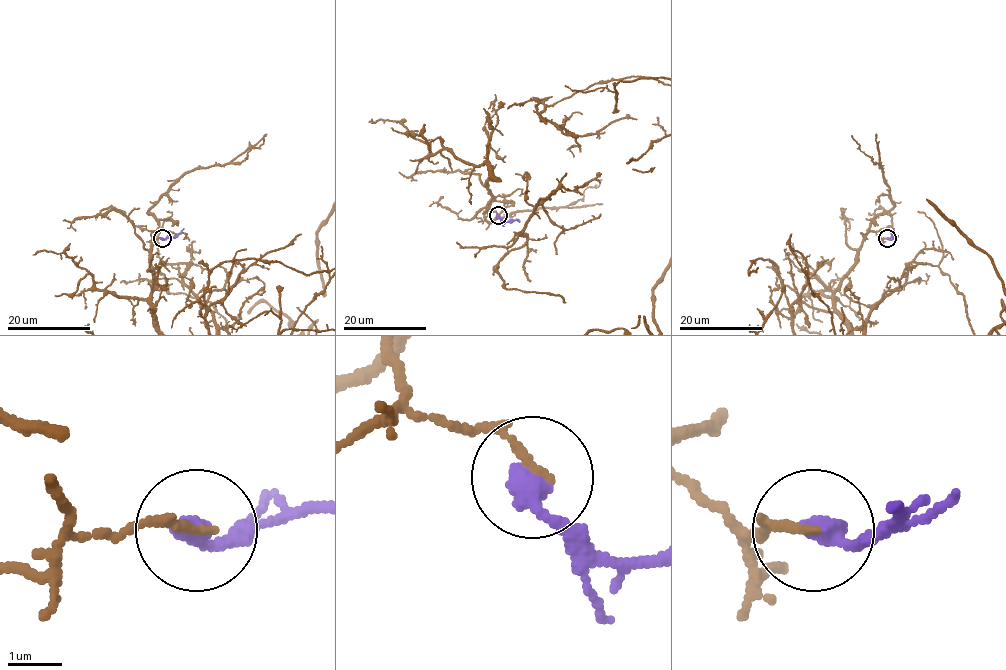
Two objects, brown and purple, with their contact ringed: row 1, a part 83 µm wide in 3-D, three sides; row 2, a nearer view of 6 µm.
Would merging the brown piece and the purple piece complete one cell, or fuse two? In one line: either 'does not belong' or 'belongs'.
does not belong

